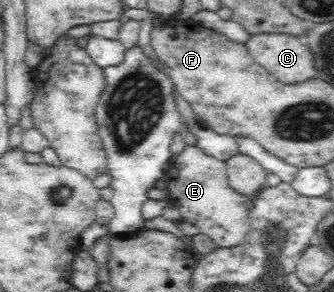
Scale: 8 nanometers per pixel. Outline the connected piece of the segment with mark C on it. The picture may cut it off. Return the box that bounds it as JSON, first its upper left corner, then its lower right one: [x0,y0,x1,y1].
[244,34,318,84]

